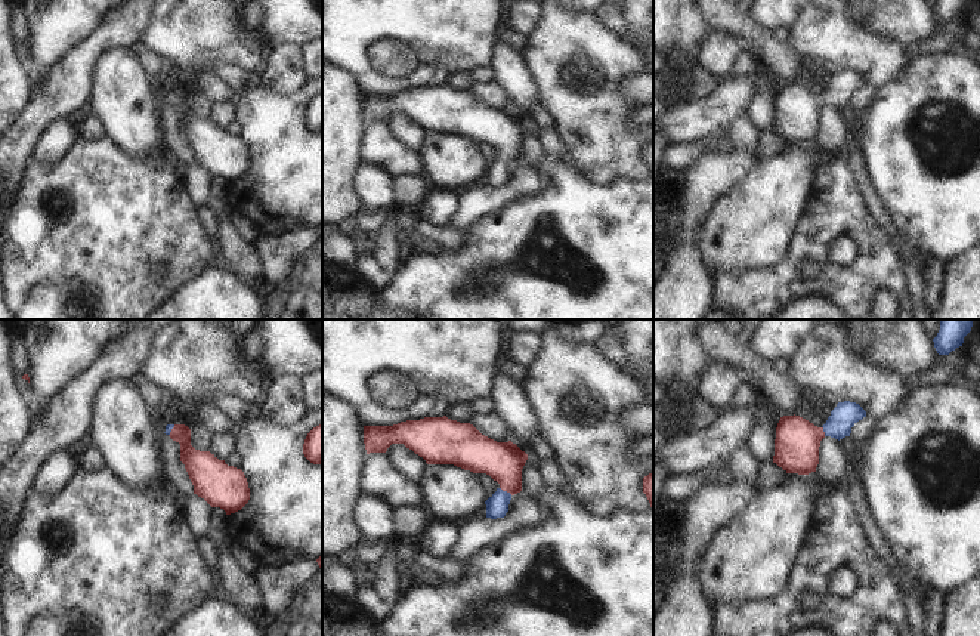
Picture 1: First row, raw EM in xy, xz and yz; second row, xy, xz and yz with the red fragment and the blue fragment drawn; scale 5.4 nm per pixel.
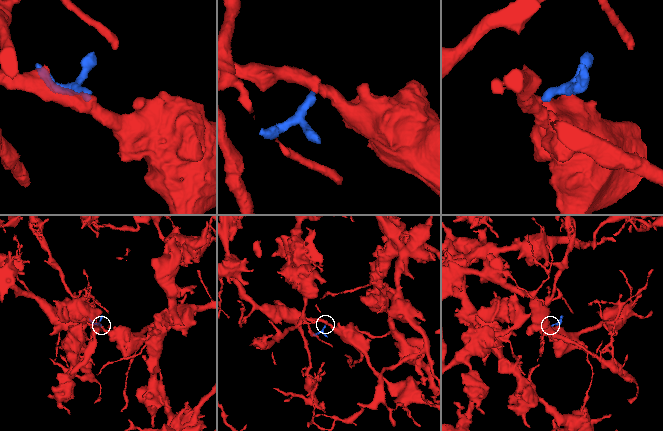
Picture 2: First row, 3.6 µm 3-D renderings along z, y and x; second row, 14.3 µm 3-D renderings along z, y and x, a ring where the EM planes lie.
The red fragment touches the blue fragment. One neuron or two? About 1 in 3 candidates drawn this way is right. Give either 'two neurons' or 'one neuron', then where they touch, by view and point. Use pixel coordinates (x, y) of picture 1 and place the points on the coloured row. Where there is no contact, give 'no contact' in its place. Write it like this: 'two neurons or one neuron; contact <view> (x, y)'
one neuron; contact xz (506, 490)

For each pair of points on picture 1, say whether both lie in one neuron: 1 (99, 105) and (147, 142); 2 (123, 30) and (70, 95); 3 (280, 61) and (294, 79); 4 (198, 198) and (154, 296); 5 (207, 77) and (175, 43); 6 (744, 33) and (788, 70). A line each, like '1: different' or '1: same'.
1: same
2: same
3: same
4: different
5: different
6: same

